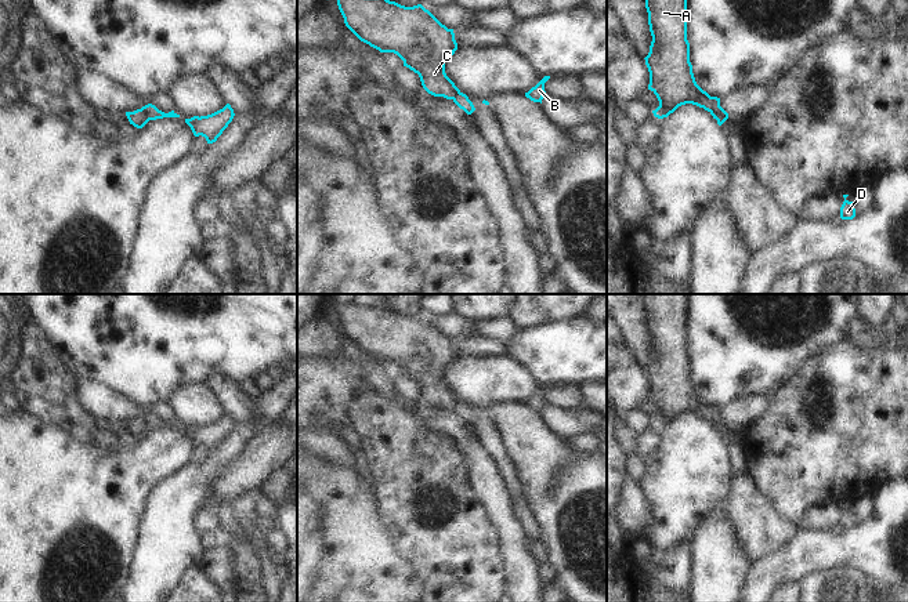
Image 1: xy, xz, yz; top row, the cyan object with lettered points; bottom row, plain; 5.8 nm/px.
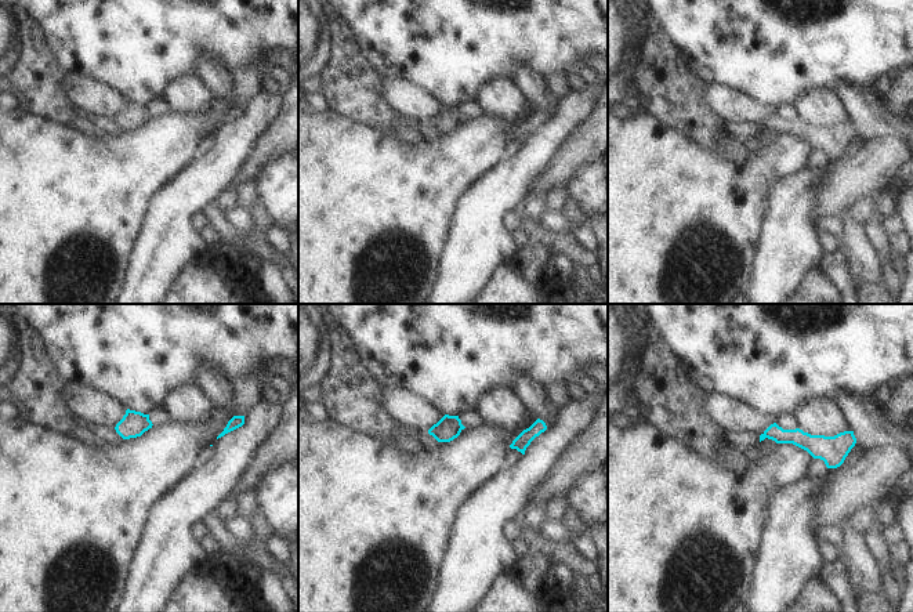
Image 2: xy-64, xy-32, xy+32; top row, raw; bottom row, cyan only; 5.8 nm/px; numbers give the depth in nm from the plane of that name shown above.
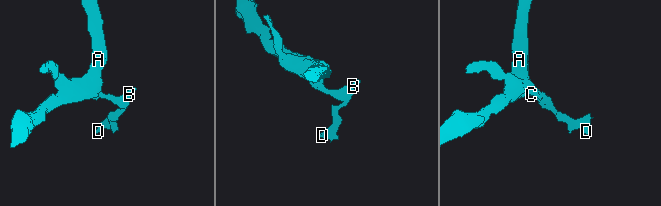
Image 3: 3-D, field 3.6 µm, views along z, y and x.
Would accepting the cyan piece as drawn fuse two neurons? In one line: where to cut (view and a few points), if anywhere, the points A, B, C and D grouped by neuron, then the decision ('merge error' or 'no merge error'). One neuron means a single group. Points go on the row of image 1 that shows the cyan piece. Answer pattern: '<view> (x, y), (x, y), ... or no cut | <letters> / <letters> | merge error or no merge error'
no cut | A B C D | no merge error

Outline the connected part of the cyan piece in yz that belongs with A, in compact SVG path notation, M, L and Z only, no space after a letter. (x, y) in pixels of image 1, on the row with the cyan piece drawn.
M645 0L645 8L652 36L650 52L644 58L650 72L648 90L659 101L659 106L652 110L654 116L663 119L679 106L692 104L708 110L717 120L717 124L721 126L728 119L728 113L720 106L720 98L710 97L703 91L697 84L692 73L690 43L687 40L687 0Z

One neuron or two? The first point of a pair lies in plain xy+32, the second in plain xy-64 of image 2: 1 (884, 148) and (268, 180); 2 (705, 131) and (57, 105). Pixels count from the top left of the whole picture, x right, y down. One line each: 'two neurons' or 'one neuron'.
1: two neurons
2: one neuron

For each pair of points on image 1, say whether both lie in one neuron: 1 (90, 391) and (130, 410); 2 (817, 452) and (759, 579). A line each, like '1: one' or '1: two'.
1: one
2: two

